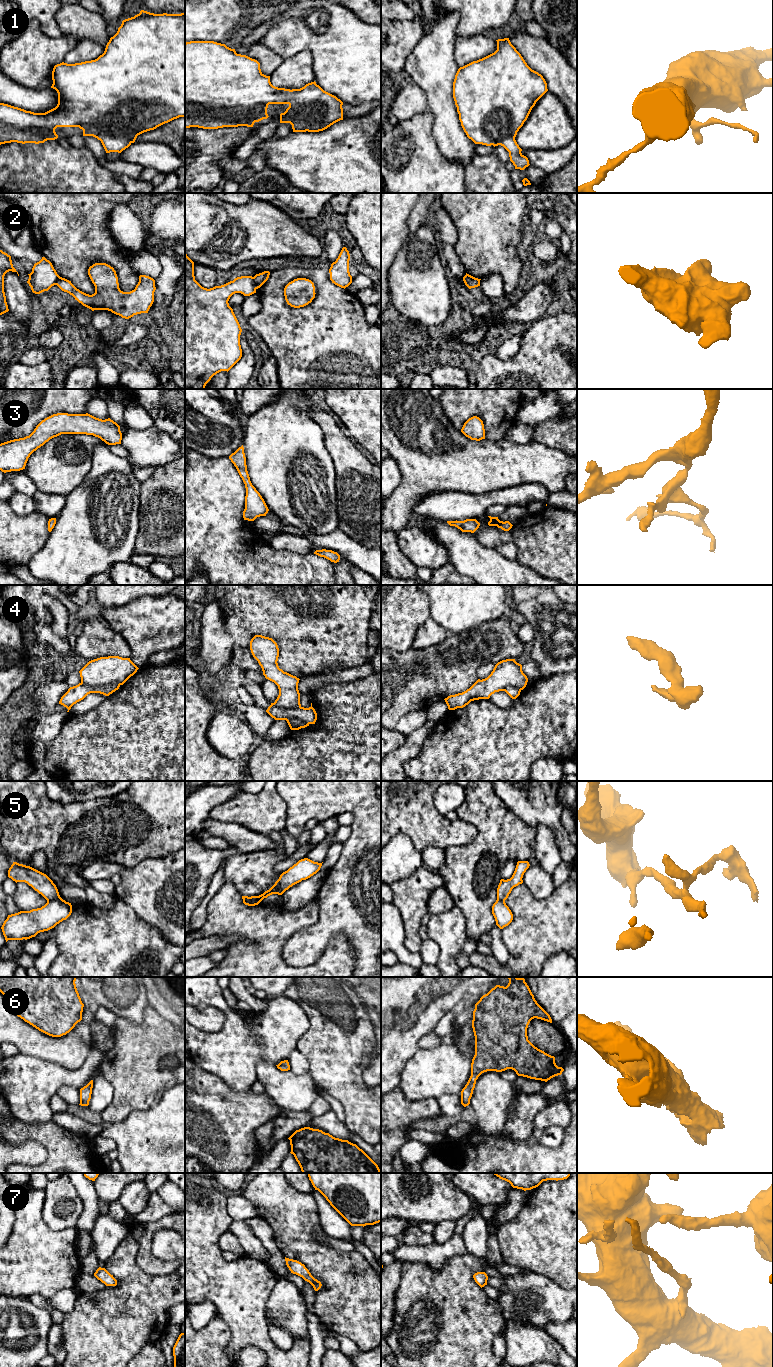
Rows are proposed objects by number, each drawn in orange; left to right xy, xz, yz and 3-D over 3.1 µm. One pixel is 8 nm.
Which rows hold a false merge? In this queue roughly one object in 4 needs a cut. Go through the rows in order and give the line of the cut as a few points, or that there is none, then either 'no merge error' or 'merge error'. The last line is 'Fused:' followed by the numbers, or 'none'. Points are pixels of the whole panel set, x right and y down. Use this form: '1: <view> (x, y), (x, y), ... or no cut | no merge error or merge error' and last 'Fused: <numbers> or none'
1: no cut | no merge error
2: xz (252, 277), (256, 288) | merge error
3: no cut | no merge error
4: xy (81, 682), (89, 686), (103, 686), (112, 683), (119, 685) | merge error
5: xy (59, 896), (47, 901) | merge error
6: no cut | no merge error
7: no cut | no merge error
Fused: 2, 4, 5

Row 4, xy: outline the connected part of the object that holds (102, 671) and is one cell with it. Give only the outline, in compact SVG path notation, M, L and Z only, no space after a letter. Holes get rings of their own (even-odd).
M108 656L89 661L79 673L82 684L100 687L112 683L123 685L138 669L130 658Z

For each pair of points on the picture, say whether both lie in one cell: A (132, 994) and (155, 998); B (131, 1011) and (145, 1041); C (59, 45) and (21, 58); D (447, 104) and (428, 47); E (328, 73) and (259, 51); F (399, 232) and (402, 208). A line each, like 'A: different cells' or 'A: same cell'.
A: different cells
B: different cells
C: same cell
D: same cell
E: different cells
F: same cell

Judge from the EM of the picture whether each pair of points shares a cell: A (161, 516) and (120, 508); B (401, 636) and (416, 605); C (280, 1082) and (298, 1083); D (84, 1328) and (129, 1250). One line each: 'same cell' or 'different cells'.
A: different cells
B: same cell
C: same cell
D: same cell

